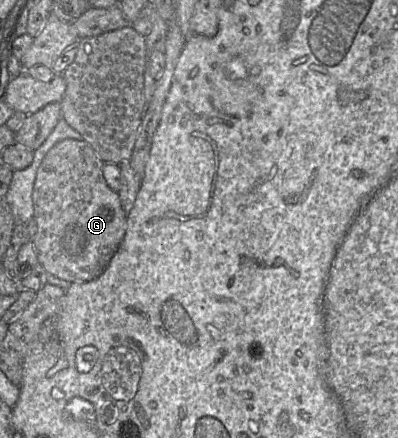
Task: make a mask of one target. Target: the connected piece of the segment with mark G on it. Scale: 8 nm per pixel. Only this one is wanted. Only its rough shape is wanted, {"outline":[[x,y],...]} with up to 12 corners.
{"outline":[[85,140],[47,152],[33,243],[48,273],[98,278],[126,233]]}

